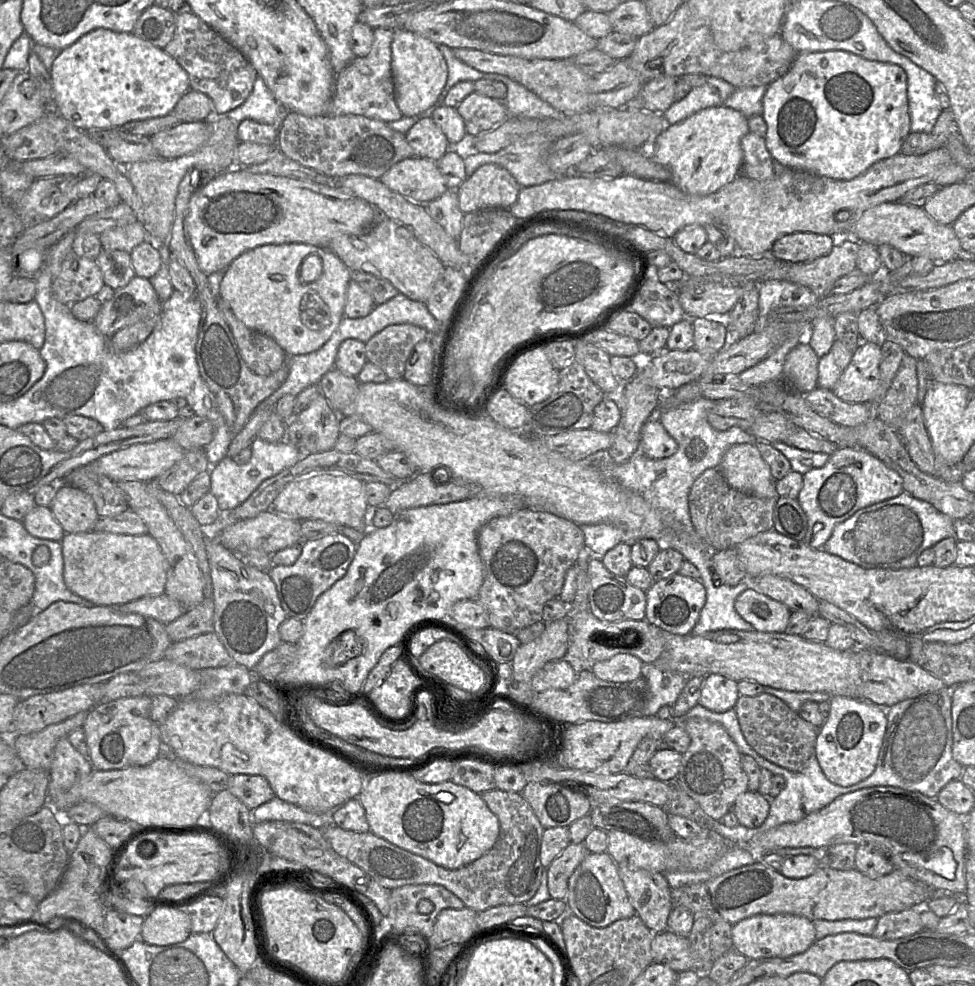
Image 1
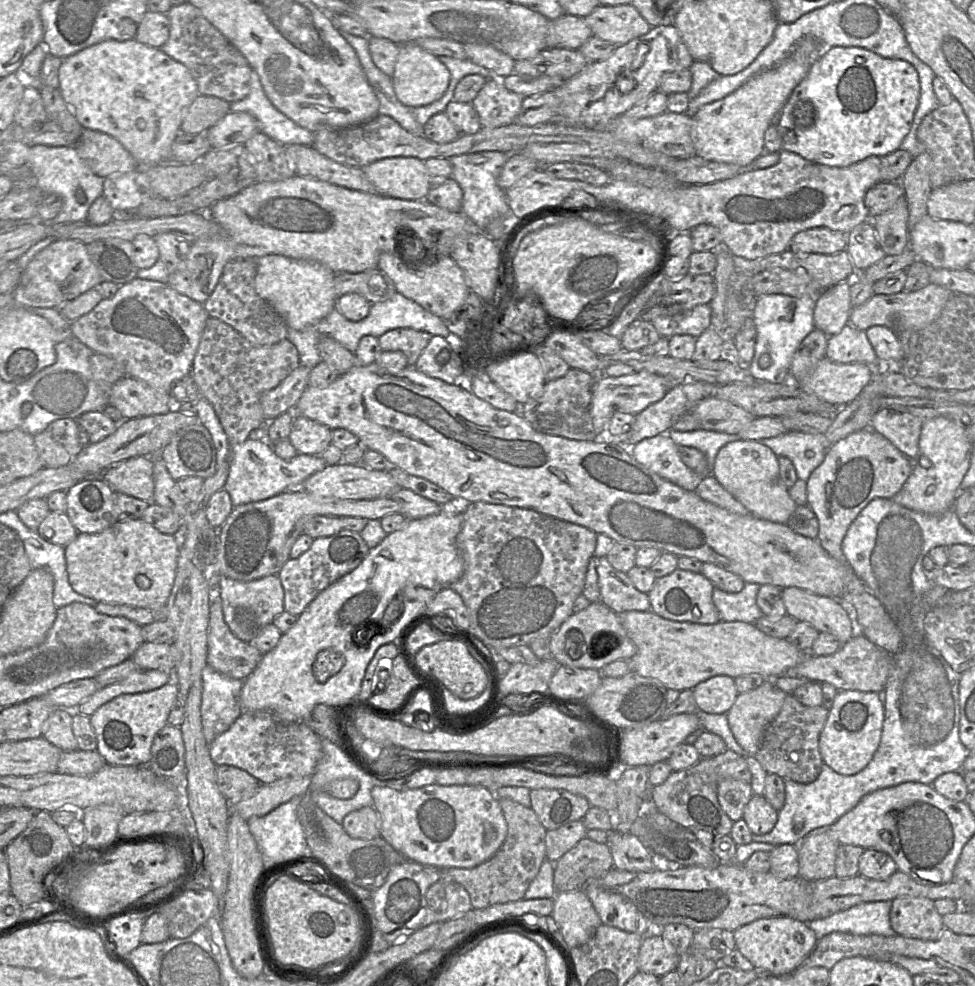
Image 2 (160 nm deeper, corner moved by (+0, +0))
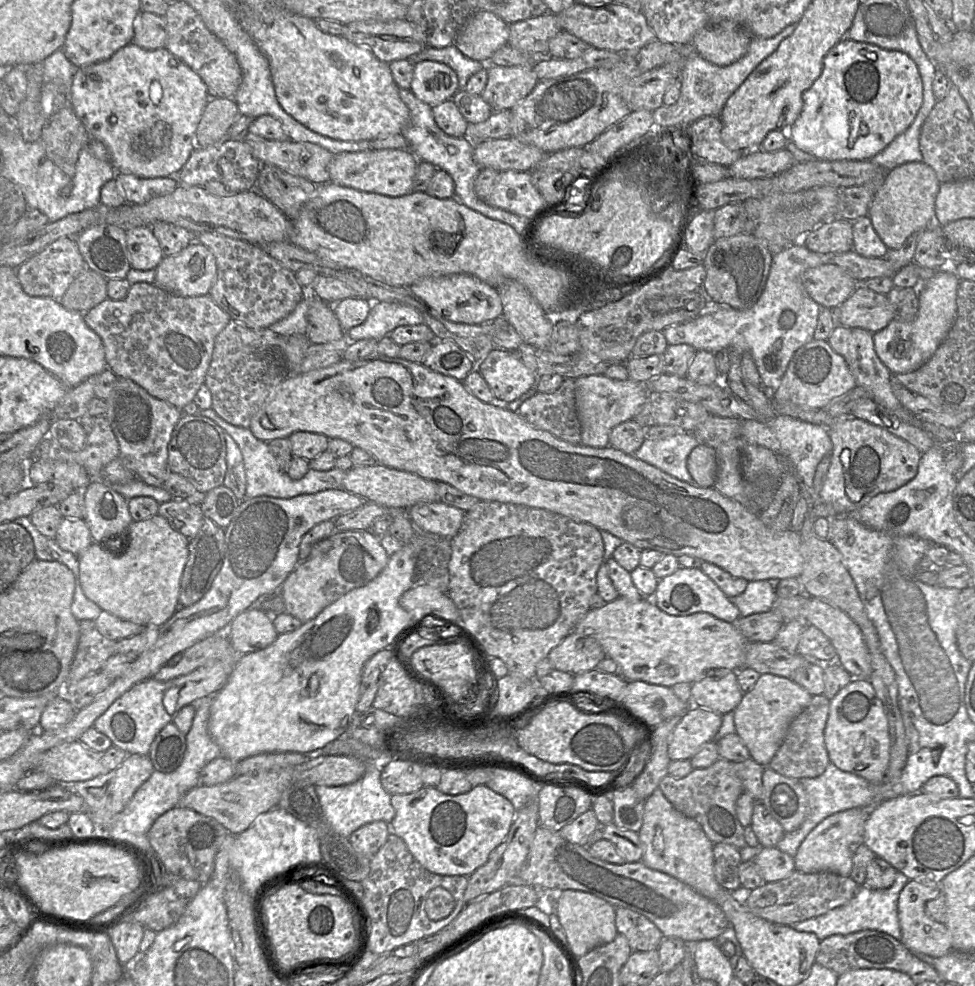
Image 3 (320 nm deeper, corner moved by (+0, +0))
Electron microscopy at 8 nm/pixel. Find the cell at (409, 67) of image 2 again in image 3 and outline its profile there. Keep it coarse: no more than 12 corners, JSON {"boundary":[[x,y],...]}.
{"boundary":[[446,64],[414,65],[409,89],[435,106],[459,91]]}

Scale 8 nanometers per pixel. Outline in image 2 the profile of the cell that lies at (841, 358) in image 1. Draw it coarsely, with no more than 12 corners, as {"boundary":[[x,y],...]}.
{"boundary":[[849,323],[828,338],[825,357],[884,368],[866,332]]}

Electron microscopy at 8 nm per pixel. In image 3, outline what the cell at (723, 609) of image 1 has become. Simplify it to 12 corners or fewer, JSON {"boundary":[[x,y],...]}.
{"boundary":[[750,581],[730,598],[741,617],[772,610],[774,582]]}

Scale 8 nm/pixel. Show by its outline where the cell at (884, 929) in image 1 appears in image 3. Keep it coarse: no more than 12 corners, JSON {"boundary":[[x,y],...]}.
{"boundary":[[910,880],[900,892],[903,945],[938,958],[952,951],[944,923],[925,912],[940,884]]}

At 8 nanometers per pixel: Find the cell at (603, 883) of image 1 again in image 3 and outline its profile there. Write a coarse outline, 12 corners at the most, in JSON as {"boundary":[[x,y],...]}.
{"boundary":[[615,907],[617,931],[633,952],[658,949],[664,936],[652,921]]}

